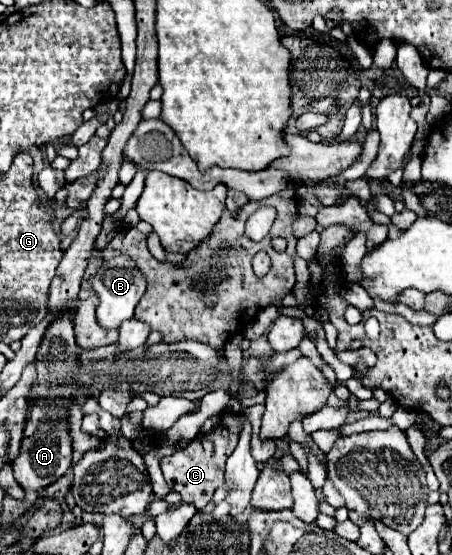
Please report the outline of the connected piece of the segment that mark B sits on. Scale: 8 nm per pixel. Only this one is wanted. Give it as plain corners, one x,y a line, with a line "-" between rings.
118,256
110,262
104,262
104,266
90,278
90,284
100,298
100,306
96,310
96,316
104,328
118,328
124,320
132,318
134,308
146,290
144,274
138,272
136,262
132,262
132,258
128,258
128,256

